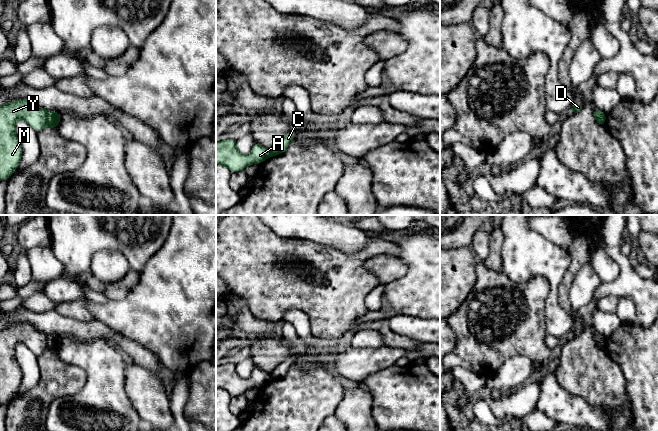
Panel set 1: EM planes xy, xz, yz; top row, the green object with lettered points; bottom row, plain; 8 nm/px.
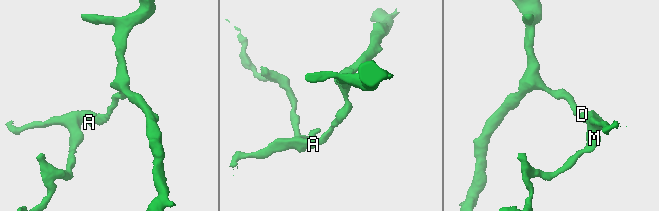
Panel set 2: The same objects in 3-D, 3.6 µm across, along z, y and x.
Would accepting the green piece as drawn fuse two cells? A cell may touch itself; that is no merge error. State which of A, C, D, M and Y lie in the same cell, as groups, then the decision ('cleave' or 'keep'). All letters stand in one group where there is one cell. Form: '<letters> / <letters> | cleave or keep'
A D M Y / C | cleave

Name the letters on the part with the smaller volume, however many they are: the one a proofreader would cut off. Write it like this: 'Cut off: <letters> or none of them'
Cut off: A, D, M, Y

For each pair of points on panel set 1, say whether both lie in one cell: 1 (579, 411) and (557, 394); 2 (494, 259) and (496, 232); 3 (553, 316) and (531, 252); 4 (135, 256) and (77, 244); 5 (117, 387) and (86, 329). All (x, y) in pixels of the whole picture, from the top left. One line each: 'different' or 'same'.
1: same
2: same
3: same
4: same
5: different

